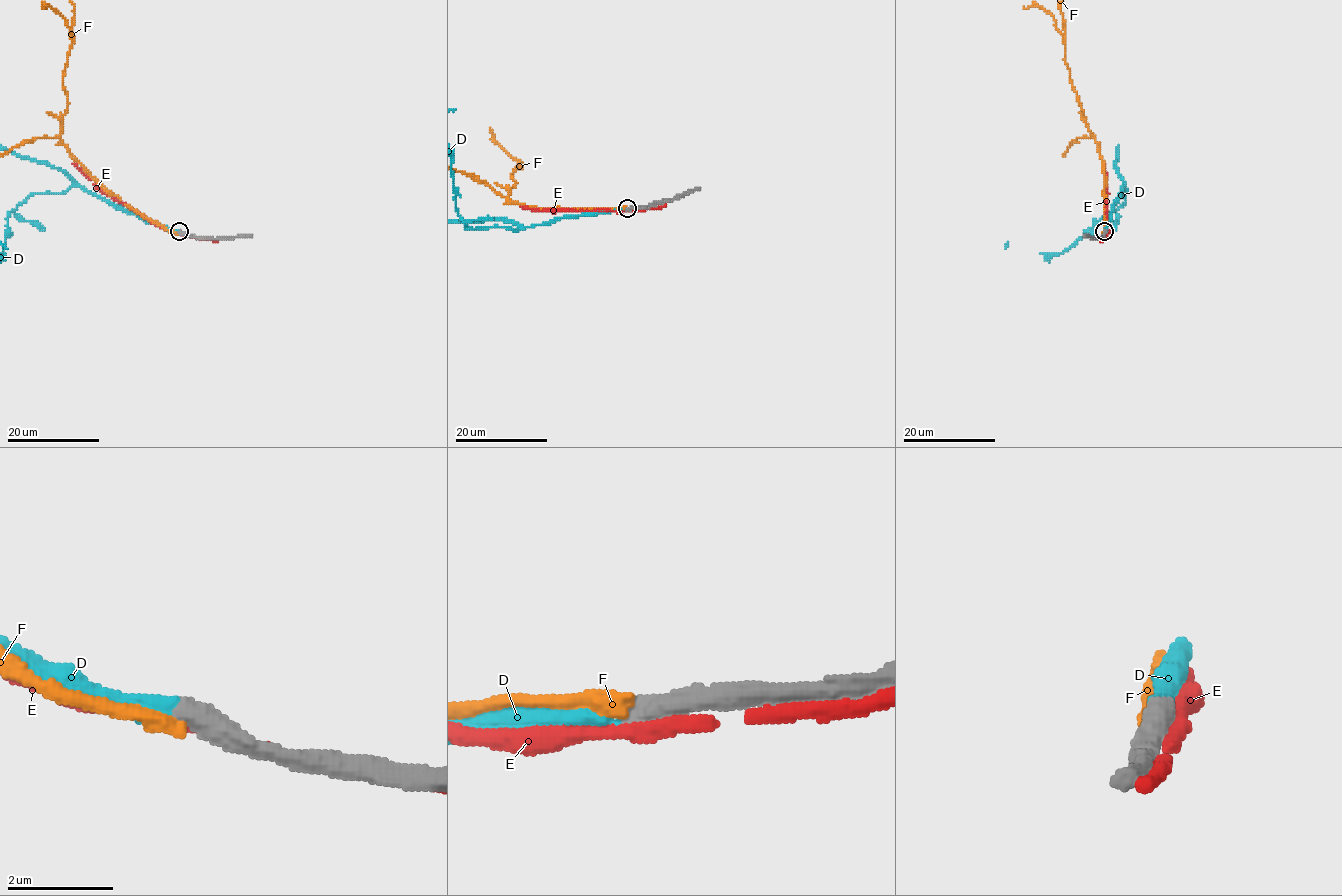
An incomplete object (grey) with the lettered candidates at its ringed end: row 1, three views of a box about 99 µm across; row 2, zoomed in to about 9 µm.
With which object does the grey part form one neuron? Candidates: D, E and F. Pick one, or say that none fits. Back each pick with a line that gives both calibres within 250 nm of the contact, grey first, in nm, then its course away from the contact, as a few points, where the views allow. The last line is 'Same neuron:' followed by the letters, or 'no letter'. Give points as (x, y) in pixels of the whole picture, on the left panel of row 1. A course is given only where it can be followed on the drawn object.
D: Thickness 500 nm (grey) against 400 nm
Same neuron: D

